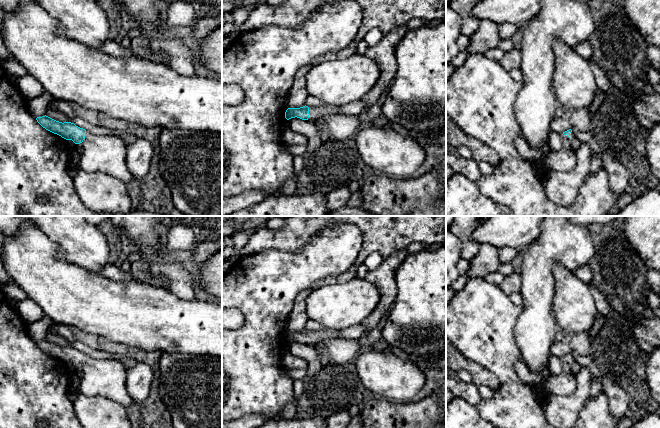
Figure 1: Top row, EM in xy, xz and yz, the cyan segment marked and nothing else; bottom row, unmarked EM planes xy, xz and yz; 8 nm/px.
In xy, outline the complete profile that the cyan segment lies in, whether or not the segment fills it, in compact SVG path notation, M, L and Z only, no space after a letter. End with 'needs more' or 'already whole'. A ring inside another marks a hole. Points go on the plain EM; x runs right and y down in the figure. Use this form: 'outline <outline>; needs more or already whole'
outline M46 339L36 344L46 354L83 371L78 384L80 393L106 397L126 409L134 403L126 389L126 368L120 361L92 358L74 347L62 347Z; needs more

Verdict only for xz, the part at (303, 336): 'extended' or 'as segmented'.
extended

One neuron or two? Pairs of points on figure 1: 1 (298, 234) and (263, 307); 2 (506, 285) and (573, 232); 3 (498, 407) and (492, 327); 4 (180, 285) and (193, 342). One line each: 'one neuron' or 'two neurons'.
1: two neurons
2: two neurons
3: one neuron
4: two neurons

